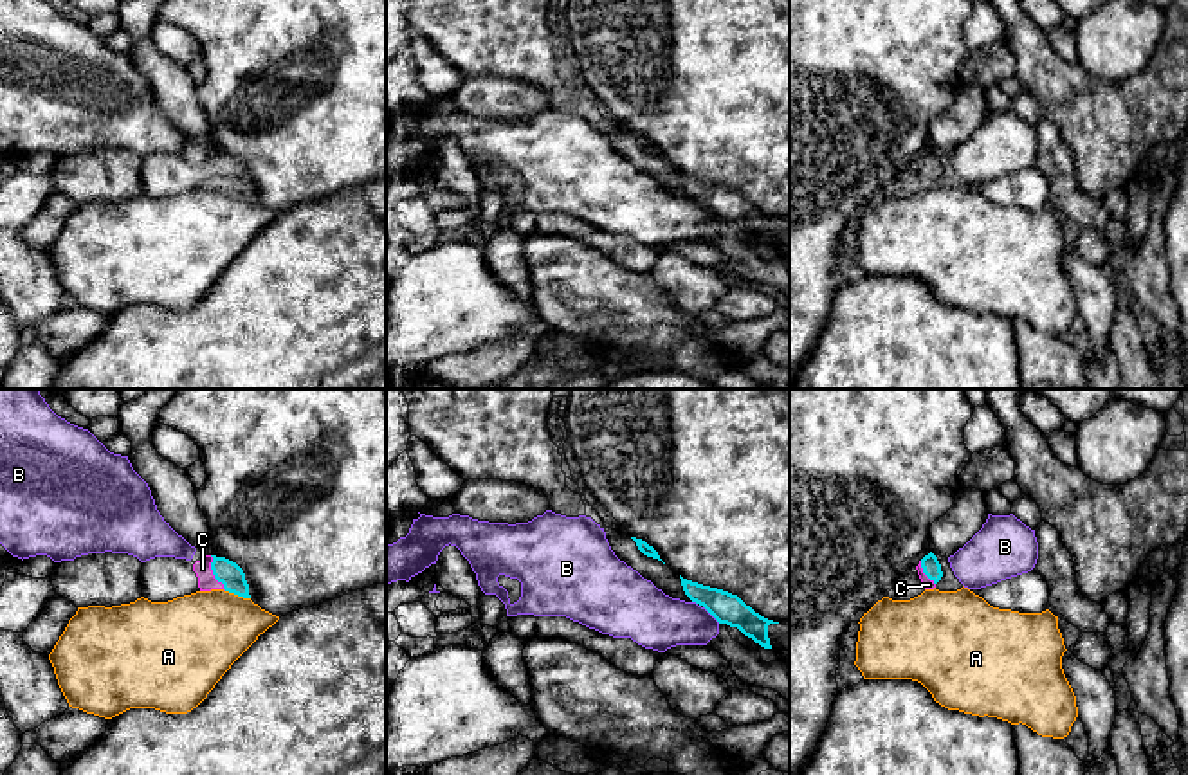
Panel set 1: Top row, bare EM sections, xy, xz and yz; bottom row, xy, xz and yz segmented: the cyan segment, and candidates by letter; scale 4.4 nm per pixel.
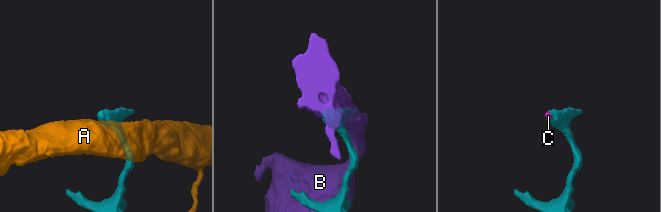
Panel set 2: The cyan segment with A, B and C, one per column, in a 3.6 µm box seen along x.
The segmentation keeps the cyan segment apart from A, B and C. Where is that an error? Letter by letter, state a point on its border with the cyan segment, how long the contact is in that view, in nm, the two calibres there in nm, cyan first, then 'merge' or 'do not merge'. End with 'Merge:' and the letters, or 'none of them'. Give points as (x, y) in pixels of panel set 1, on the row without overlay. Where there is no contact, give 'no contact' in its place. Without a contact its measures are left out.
A: contact xy (238, 191); length 120 nm; calibres 110 and 380 nm; do not merge
B: contact xz (712, 211); length 110 nm; calibres 140 and 260 nm; do not merge
C: contact xy (213, 170); length 180 nm; calibres 110 and 80 nm; merge
Merge: C

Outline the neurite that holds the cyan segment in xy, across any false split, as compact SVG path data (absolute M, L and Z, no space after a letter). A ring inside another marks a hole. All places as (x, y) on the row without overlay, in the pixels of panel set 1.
M204 151L196 159L175 153L155 153L142 159L142 193L168 198L196 187L224 186L251 195L243 166L216 151Z

